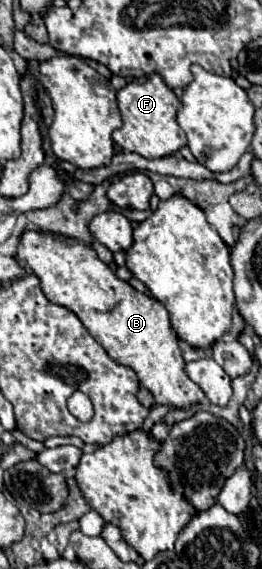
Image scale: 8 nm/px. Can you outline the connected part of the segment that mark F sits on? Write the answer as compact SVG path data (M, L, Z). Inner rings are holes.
M156 72L128 82L122 90L118 90L116 98L122 114L122 126L112 132L112 140L122 150L136 152L144 158L162 158L186 146L186 134L176 122L176 112L182 104Z

